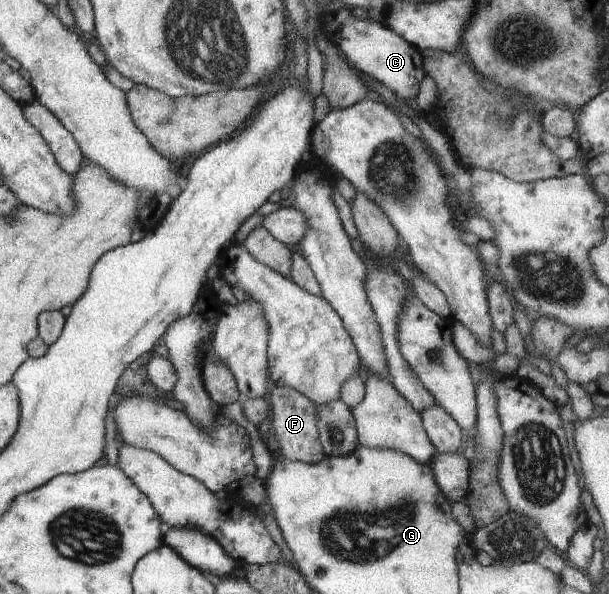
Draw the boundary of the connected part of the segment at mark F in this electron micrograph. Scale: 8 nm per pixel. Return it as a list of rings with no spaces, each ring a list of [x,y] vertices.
[[[272,384],[267,397],[270,406],[271,431],[280,442],[277,452],[289,461],[302,461],[310,464],[320,462],[325,454],[319,442],[317,405],[302,393],[284,384],[280,386]]]

